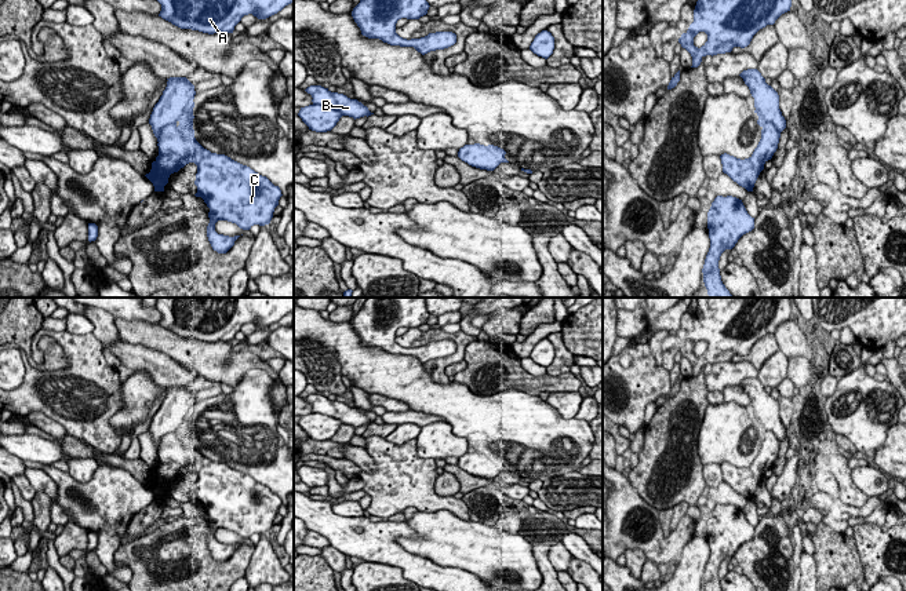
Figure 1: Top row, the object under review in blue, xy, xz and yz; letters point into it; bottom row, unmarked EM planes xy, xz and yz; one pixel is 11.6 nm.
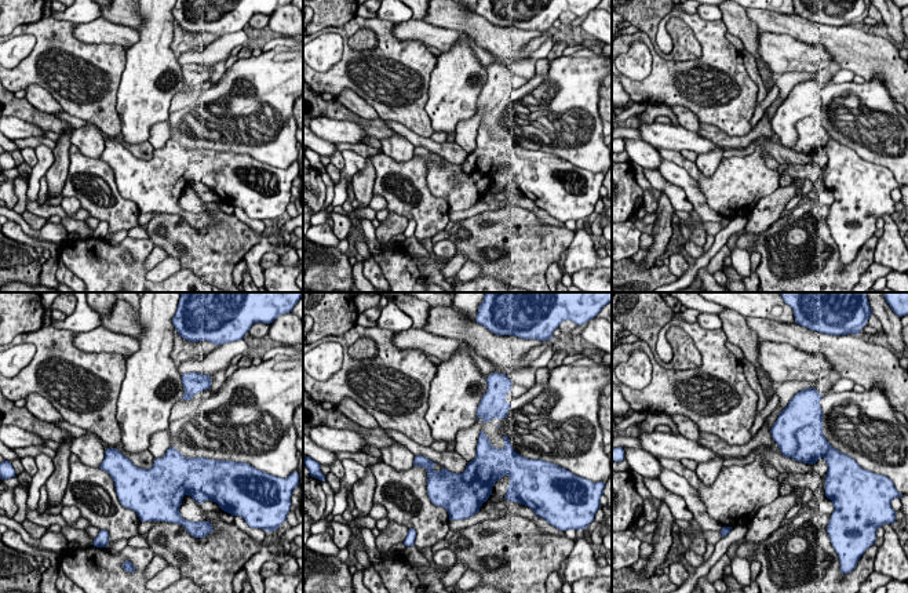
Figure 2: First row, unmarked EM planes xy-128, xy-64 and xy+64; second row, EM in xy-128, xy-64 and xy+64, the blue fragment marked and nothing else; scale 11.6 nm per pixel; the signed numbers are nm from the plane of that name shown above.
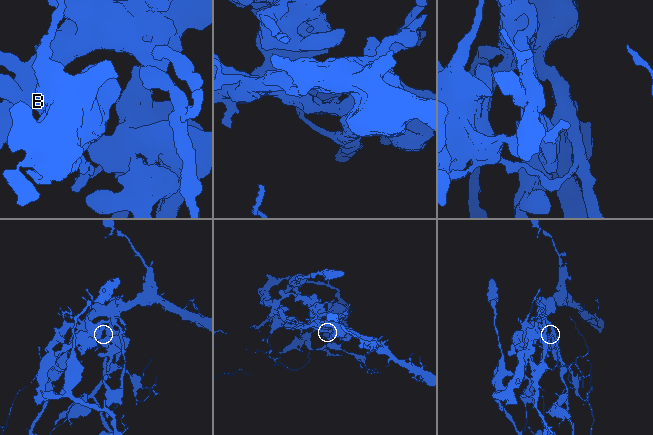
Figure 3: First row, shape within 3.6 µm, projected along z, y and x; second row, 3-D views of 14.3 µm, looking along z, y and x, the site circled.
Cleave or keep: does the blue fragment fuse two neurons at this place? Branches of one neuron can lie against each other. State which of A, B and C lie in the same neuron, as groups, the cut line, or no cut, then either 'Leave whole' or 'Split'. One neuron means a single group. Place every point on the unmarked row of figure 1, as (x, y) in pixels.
Groups: A / B C. Split along xy (193, 397), (181, 415), (181, 424), (162, 438), (157, 449). Split

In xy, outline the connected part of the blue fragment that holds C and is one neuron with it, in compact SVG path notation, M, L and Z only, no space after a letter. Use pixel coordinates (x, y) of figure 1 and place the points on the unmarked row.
M194 398L189 400L185 412L181 413L179 431L161 438L159 464L145 485L153 492L154 500L164 500L171 482L194 471L197 474L194 504L201 506L210 517L208 550L214 559L226 562L240 544L218 543L215 532L228 529L243 539L250 539L254 533L269 533L283 503L266 485L225 463L211 462L196 449L194 404Z

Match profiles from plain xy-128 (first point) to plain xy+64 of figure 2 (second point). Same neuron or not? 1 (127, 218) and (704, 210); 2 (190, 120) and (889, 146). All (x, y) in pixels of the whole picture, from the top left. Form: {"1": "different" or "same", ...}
{"1": "different", "2": "same"}

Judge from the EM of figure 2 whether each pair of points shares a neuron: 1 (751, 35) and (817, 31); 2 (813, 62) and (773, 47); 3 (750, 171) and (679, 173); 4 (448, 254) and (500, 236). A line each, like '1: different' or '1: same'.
1: different
2: same
3: different
4: different

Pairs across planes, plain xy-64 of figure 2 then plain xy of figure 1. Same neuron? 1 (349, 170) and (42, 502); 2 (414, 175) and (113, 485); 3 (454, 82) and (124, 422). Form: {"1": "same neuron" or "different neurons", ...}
{"1": "different neurons", "2": "same neuron", "3": "same neuron"}

